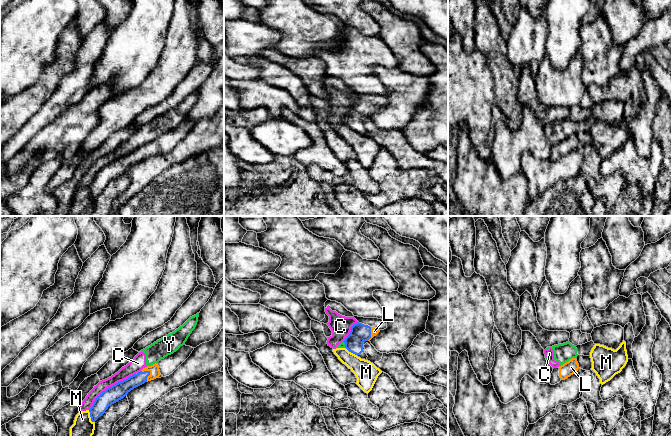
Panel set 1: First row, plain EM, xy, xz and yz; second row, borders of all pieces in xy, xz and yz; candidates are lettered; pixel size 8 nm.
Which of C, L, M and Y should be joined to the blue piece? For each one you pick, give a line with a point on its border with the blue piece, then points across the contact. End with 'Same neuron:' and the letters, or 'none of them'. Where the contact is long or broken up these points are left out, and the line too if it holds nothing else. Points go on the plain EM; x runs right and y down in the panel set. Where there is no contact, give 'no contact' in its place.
L: meets blue in xy at (149, 149); runs through xy (122, 164), (149, 149), (154, 146)
Same neuron: L

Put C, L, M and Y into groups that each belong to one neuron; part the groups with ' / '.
C Y / L / M

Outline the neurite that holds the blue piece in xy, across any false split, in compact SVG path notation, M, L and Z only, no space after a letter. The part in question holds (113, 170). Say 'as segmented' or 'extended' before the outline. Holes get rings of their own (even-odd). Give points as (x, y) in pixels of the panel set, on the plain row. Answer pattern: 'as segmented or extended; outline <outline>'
extended; outline M183 121L176 128L171 131L168 131L164 135L161 135L158 139L155 139L151 142L147 142L143 144L140 148L107 164L95 175L92 183L89 185L91 197L95 198L100 192L105 189L109 182L123 175L134 164L144 160L145 158L154 156L160 151L166 153L172 150L190 132L193 126L194 124Z

